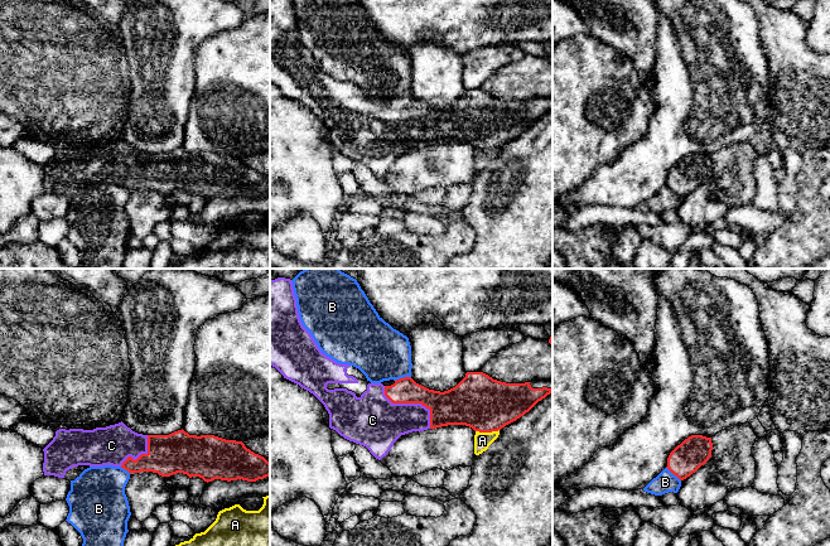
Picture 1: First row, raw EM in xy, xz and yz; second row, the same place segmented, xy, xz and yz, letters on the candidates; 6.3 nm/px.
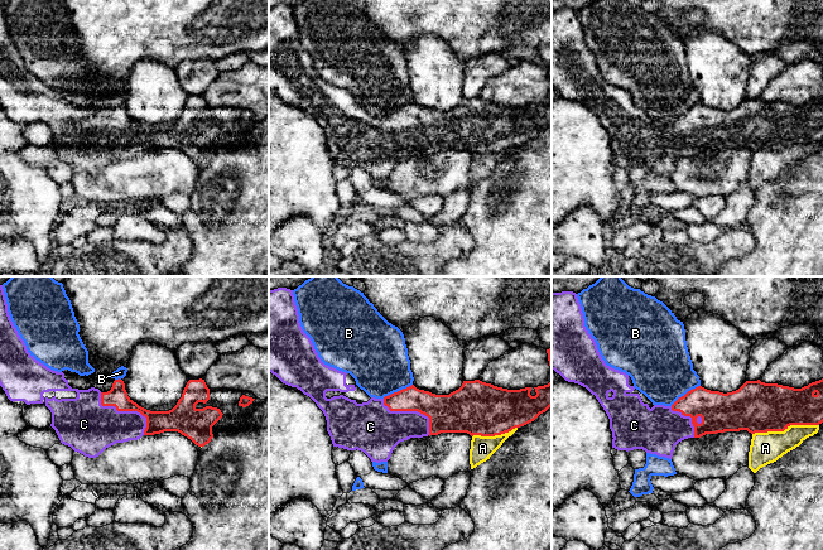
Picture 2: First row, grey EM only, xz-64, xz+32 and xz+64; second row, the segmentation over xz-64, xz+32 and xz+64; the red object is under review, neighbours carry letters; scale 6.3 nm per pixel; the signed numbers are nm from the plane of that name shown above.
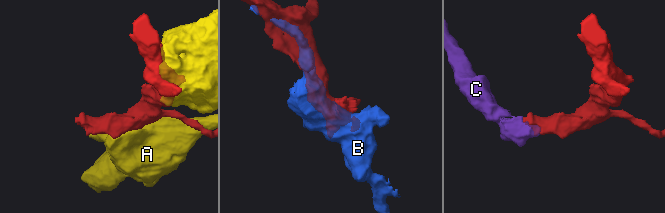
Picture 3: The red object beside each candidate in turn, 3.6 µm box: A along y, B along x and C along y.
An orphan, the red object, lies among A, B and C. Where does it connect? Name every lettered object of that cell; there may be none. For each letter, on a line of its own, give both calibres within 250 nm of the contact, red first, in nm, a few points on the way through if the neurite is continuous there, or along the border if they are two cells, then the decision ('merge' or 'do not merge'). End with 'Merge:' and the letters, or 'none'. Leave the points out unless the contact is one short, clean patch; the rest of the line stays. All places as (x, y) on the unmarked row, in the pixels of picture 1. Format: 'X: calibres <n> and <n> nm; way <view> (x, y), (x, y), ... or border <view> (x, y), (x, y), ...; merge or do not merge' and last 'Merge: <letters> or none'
A: calibres 340 and 110 nm; do not merge
B: calibres 160 and 360 nm; border xz (410, 93), (404, 93), (395, 98); do not merge
C: calibres 220 and 320 nm; way xz (449, 125), (425, 125), (411, 120), (390, 129), (379, 140); merge
Merge: C

